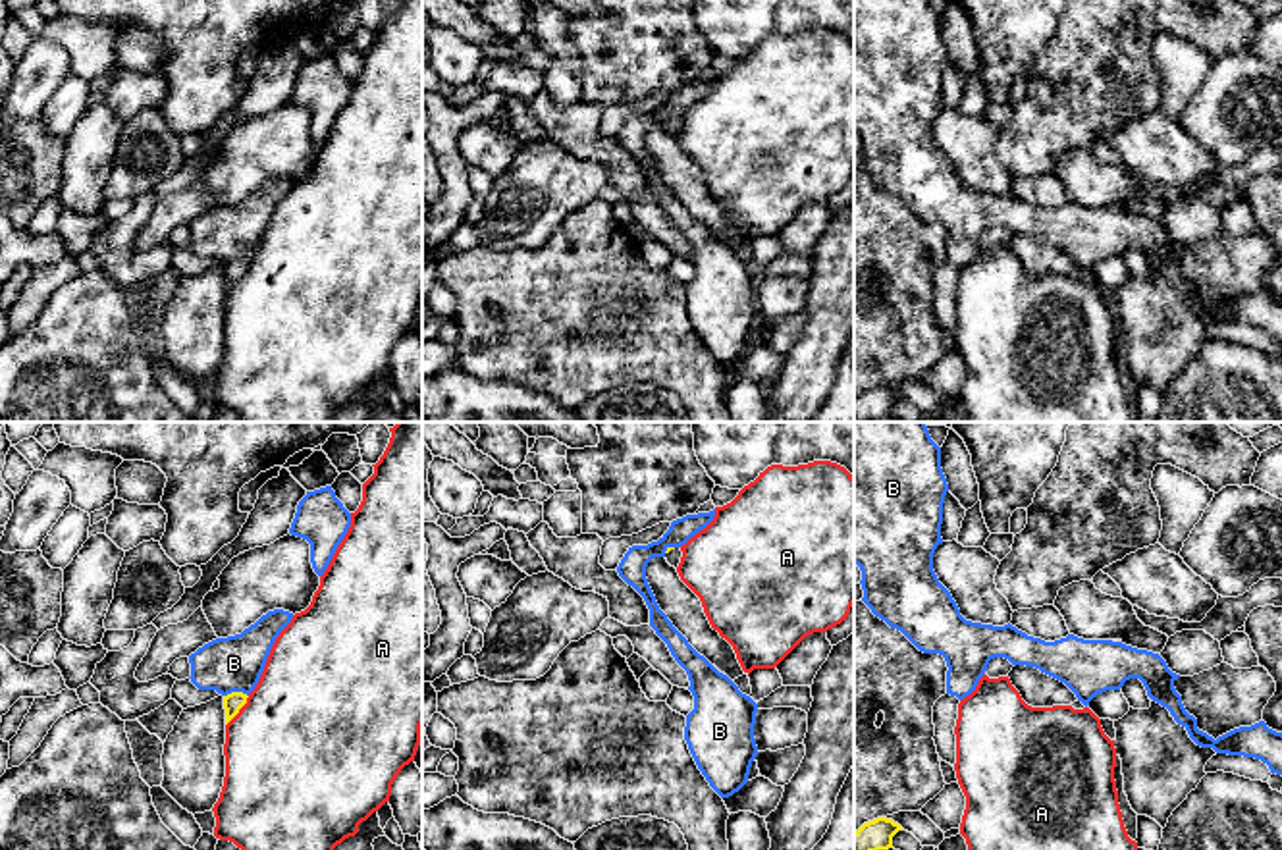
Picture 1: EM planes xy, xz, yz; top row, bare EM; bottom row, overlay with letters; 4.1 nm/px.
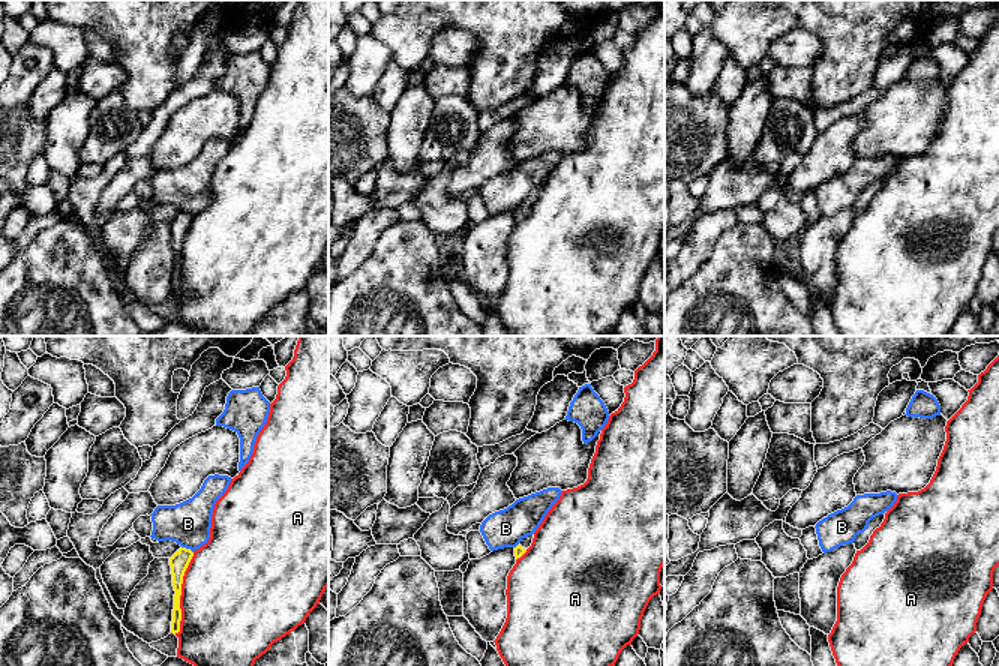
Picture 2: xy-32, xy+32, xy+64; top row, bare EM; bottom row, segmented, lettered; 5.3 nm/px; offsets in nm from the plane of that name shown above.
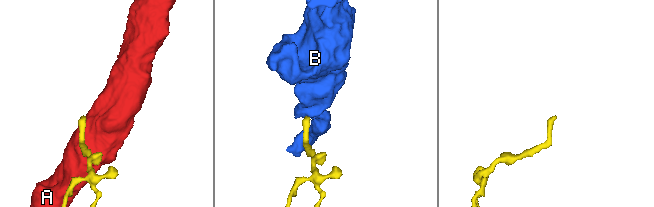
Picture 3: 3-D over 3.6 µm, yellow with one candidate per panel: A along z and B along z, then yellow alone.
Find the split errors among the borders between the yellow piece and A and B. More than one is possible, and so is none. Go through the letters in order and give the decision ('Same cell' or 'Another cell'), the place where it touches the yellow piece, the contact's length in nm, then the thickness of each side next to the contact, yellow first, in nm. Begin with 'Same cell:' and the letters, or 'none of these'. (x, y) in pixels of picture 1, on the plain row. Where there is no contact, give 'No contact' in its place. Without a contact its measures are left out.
Same cell: none of these
A: Another cell. Touches yellow at xy (238, 280). Shared border 160 nm. Thickness 80 nm (yellow) against 500 nm
B: Another cell. Touches yellow at xy (236, 261). Shared border 100 nm. Thickness 80 nm (yellow) against 240 nm

